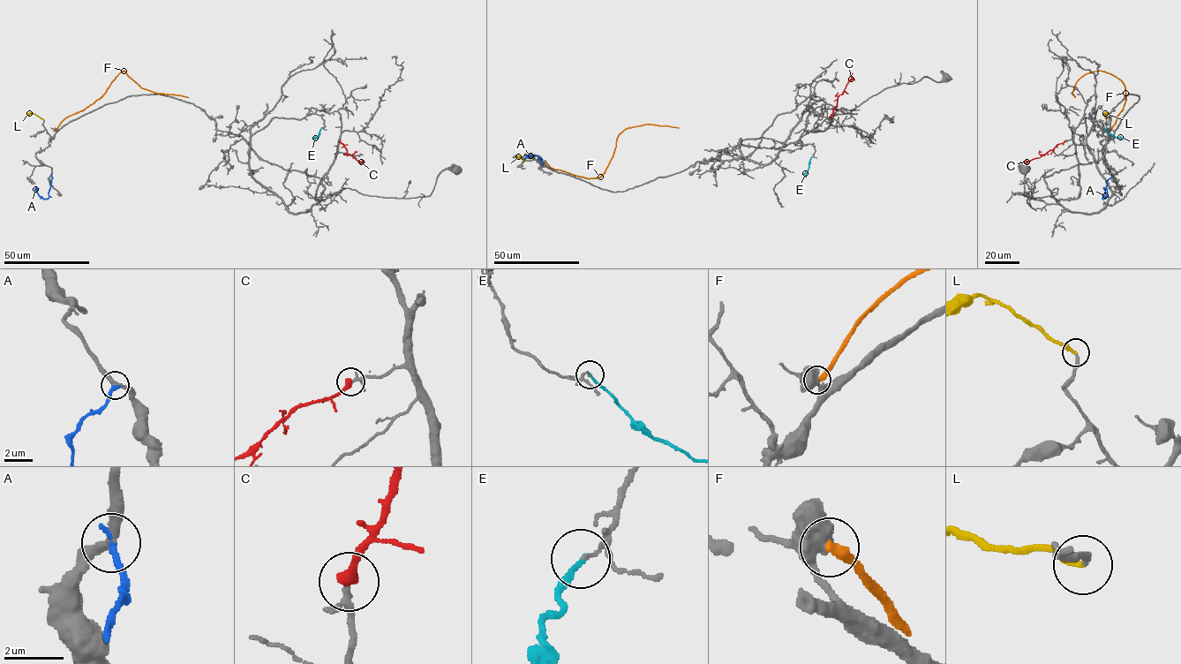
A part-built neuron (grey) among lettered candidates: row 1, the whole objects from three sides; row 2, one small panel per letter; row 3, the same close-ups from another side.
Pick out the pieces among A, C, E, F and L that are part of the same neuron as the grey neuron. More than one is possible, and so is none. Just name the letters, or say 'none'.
C, L

